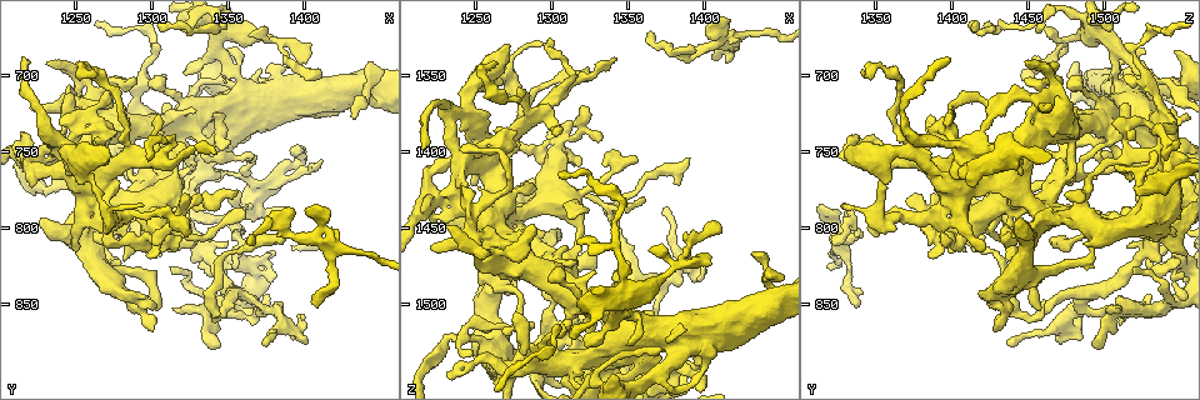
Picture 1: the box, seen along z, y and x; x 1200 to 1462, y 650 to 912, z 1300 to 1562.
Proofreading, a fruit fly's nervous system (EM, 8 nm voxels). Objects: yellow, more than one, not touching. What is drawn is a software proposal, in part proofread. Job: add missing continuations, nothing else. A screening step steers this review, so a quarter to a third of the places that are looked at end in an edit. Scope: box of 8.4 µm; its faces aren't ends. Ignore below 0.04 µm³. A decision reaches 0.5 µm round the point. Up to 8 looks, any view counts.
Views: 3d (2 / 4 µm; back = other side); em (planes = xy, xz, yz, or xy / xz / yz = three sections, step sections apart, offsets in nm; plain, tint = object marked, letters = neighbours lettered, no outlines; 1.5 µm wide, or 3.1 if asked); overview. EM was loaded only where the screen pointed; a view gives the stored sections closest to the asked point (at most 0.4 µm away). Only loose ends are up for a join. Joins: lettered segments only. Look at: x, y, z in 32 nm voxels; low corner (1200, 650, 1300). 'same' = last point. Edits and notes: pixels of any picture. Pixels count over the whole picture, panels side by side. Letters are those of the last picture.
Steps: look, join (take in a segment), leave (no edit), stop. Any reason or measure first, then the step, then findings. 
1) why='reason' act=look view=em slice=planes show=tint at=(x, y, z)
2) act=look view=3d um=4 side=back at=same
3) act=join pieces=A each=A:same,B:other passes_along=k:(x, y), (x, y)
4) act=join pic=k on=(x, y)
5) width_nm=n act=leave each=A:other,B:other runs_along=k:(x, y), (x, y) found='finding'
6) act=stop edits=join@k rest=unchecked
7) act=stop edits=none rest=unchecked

act=look view=em slice=xy step=4 show=plain at=(1306, 726, 1386)

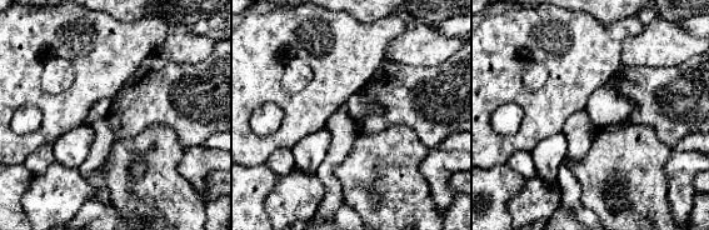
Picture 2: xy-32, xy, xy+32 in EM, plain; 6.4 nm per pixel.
why='what lies round it' act=look view=em slice=xy step=4 show=letters at=same

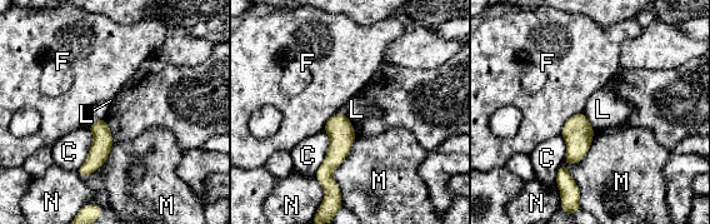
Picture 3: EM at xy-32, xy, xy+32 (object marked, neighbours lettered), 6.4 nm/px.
act=leave each=C:other,F:other,L:other,M:other,N:other border=3:(583, 112), (594, 130) found='none of them fits'

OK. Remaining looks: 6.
why='branch stops here' act=look view=3d um=4 at=(1362, 788, 1430)

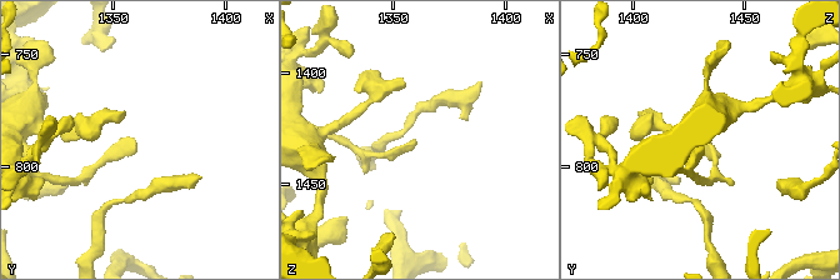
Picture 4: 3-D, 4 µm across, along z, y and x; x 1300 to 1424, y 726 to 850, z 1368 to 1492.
why='shape alone is not enough' act=look view=em slice=yz step=8 show=letters at=(1360, 791, 1432)

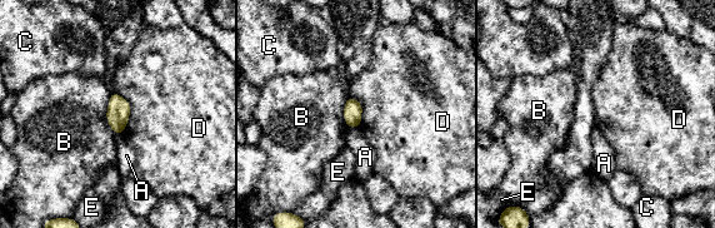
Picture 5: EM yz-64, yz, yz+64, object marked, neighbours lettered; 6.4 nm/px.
longest_contact=D:280nm act=leave each=A:other,B:other,C:other,D:other,E:other border=5:(114, 90), (130, 105), (123, 133) found='none of them fits'

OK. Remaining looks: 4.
why='free end' act=look view=3d um=4 at=(1282, 820, 1438)

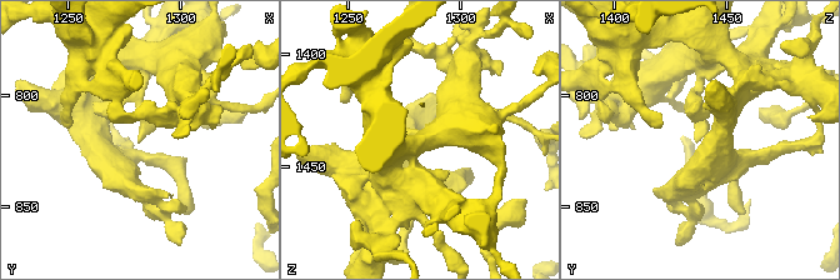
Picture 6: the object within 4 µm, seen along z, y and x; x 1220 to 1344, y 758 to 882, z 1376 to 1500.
act=look view=em slice=planes show=letters at=(1282, 821, 1435)

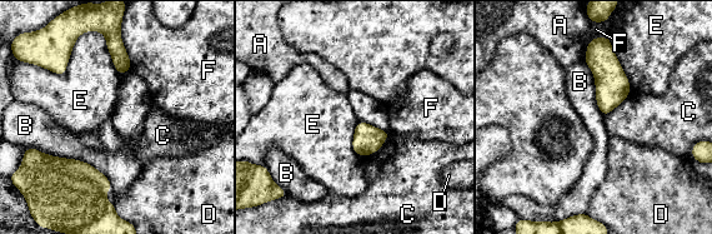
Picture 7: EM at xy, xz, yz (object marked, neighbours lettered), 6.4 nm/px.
act=leave each=A:other,B:other,C:other,D:other,E:other,F:other border=7:(33, 147), (88, 162), (113, 188) found='no lettered segment goes on from it'

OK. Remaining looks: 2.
act=stop edits=none rest=unchecked

